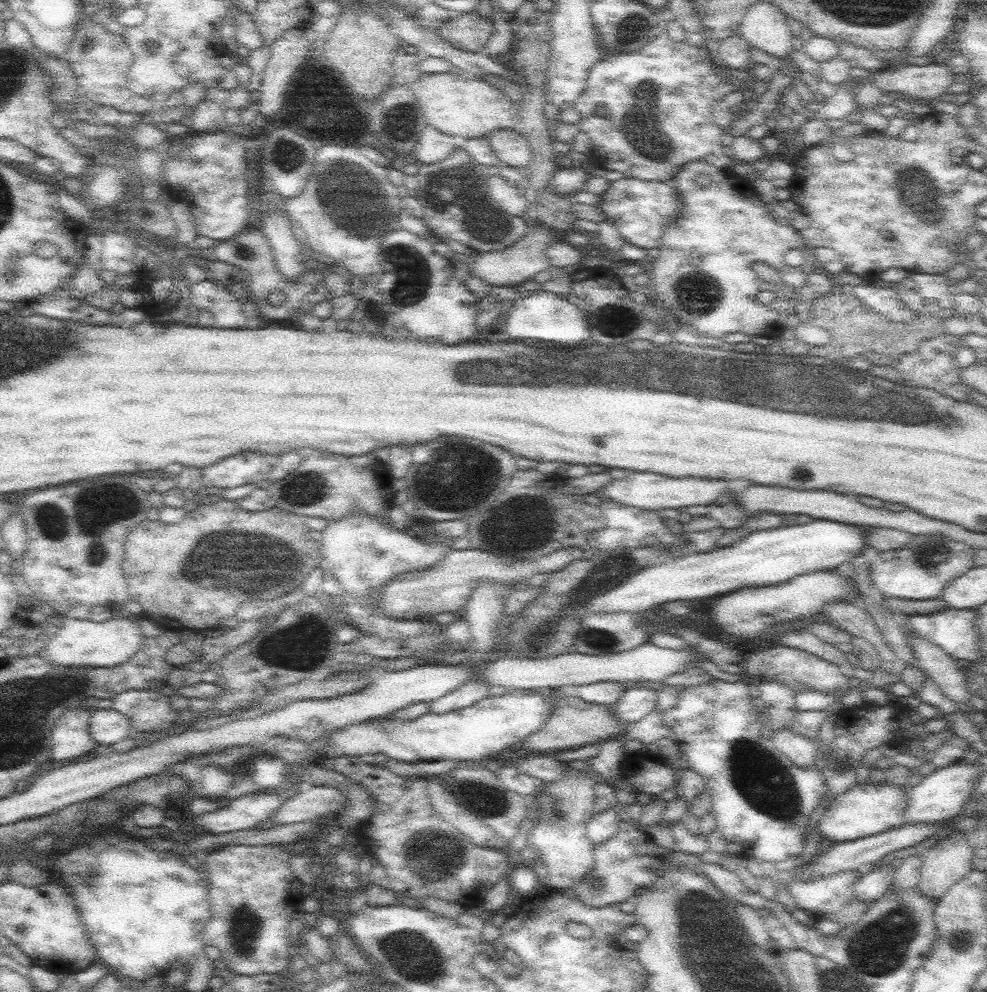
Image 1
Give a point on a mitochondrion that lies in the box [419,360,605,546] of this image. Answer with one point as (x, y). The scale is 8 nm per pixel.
(439, 496)

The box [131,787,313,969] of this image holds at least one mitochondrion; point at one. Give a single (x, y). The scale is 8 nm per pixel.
(244, 926)

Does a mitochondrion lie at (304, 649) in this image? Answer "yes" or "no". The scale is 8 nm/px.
yes

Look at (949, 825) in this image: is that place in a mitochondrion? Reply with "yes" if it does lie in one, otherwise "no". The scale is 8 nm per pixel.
no

